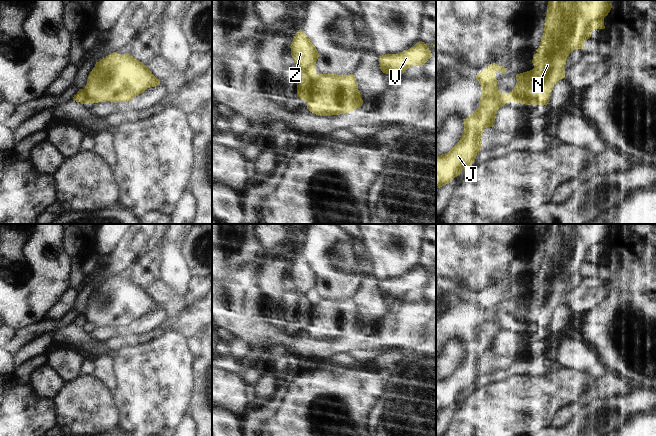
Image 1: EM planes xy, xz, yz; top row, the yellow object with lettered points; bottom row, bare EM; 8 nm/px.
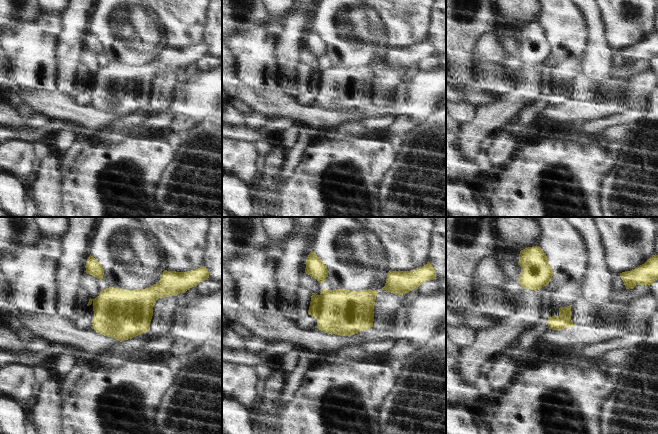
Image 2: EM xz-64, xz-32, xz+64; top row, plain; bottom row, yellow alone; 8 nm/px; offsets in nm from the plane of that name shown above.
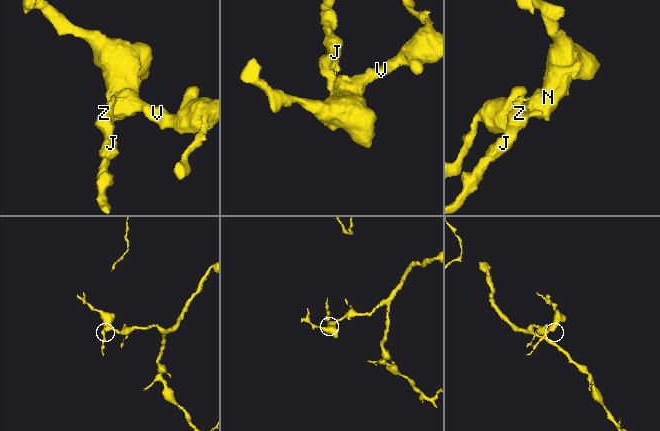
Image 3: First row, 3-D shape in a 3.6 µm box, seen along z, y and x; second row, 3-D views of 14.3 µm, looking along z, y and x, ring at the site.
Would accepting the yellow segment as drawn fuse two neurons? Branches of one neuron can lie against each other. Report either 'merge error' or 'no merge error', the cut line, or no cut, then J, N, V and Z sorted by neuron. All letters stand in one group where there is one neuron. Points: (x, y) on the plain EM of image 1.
merge error; cut xz (316, 297), (313, 303), (311, 319), (307, 325); groups J Z / N V

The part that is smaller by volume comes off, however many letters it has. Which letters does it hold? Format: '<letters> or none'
J, Z

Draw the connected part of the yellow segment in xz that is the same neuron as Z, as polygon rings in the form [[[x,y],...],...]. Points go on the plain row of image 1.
[[[301,253],[295,258],[290,272],[291,279],[298,289],[297,321],[308,326],[316,298],[315,288],[319,277]]]

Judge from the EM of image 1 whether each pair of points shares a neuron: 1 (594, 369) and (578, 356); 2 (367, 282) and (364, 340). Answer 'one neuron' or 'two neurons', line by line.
1: one neuron
2: two neurons

